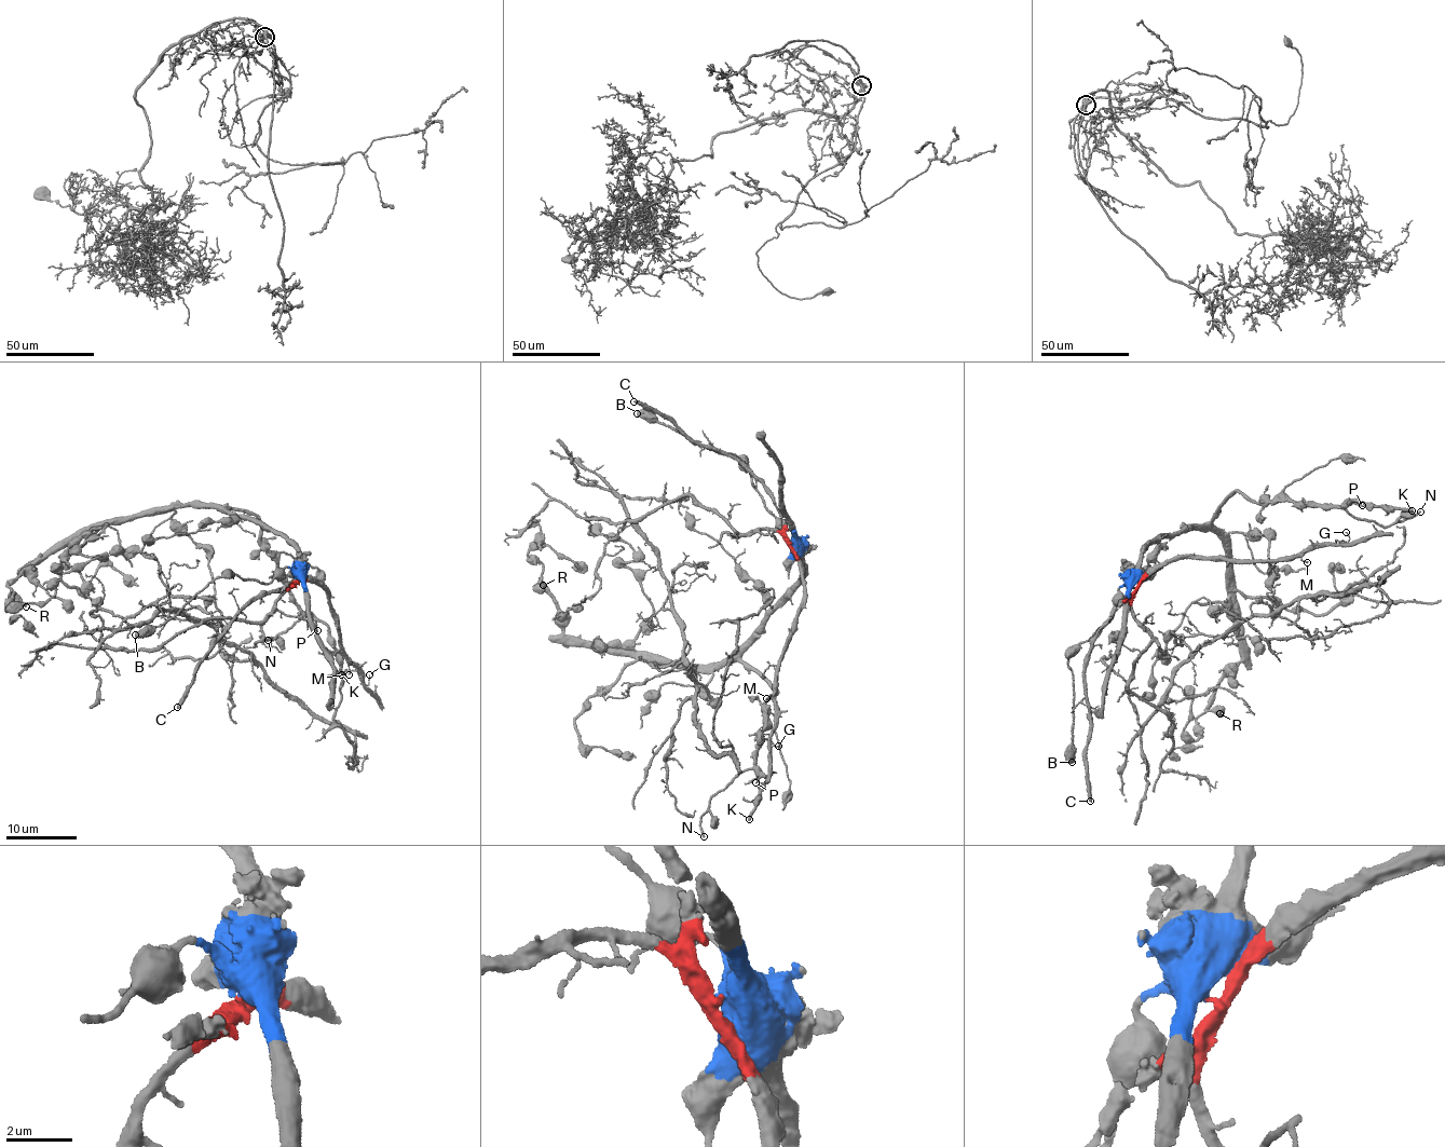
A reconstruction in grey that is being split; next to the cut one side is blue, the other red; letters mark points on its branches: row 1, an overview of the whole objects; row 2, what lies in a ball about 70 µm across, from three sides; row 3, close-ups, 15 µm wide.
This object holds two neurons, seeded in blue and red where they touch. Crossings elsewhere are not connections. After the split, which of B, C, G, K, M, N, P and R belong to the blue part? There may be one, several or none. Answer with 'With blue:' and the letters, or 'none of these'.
With blue: B, K, N, P, R

